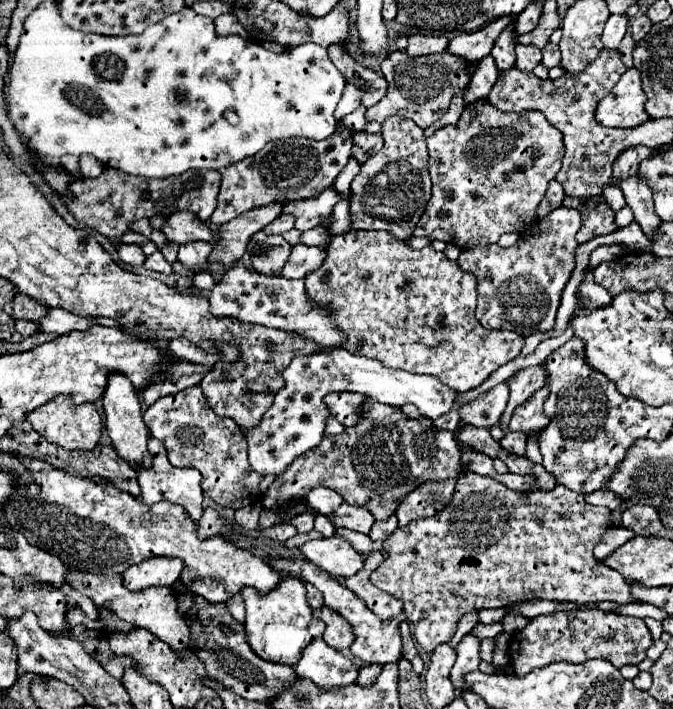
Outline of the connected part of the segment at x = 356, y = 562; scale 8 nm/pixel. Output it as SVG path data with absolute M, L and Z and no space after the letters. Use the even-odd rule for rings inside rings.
M329 537L319 541L309 541L299 547L303 557L327 571L331 577L351 577L363 567L363 557L357 553L351 543L343 537Z

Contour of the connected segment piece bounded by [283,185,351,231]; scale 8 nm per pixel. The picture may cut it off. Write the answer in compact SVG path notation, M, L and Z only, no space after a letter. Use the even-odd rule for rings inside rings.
M327 187L327 191L321 191L317 197L311 199L299 199L299 201L291 201L287 205L283 205L283 213L289 213L295 217L295 227L301 231L313 229L317 225L321 225L323 217L329 217L333 207L343 201L343 199L351 199L351 195L341 195L335 191L335 187Z

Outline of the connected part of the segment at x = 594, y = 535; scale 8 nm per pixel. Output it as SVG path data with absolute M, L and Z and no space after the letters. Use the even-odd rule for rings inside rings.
M463 471L457 477L451 503L435 517L417 519L397 529L391 539L383 541L387 559L371 573L371 583L385 593L403 601L403 613L411 621L413 635L425 651L433 651L439 643L451 641L457 621L473 609L509 607L529 599L555 599L573 603L615 601L631 603L629 589L619 573L611 573L607 565L595 559L593 547L611 527L611 509L595 507L585 501L583 493L571 491L557 483L551 491L511 491L487 475Z

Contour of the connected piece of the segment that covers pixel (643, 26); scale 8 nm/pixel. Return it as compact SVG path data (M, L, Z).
M639 15L633 19L631 23L631 31L633 31L633 39L635 43L639 43L639 39L643 39L643 35L651 29L651 19L647 19L645 15Z

